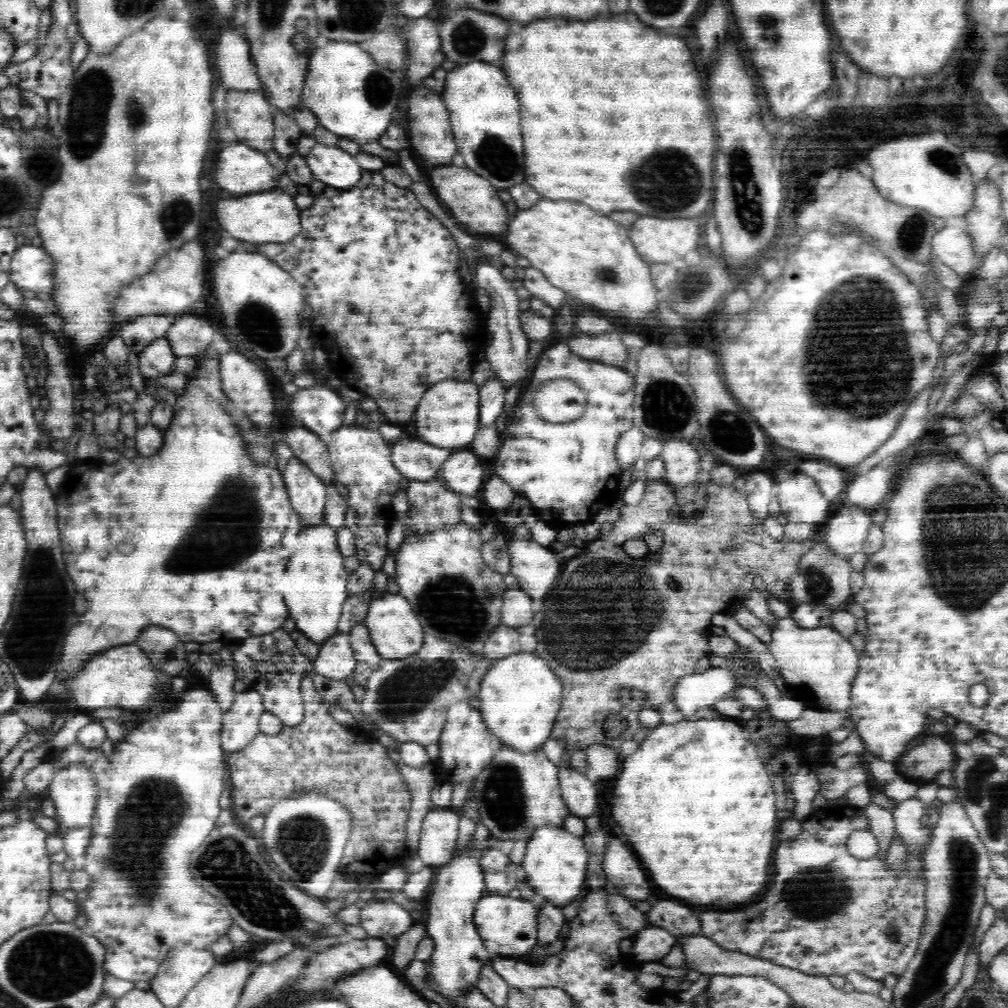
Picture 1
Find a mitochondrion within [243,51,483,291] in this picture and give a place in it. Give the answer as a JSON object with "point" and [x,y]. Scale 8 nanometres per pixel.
{"point":[377,87]}

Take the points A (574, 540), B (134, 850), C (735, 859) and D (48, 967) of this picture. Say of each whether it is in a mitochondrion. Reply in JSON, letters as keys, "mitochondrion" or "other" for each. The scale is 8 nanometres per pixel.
{"A":"other","B":"mitochondrion","C":"other","D":"mitochondrion"}

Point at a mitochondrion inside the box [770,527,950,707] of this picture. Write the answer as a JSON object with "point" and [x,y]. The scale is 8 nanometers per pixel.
{"point":[817,582]}

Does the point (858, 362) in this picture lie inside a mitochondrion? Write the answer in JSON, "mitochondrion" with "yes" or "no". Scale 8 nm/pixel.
{"mitochondrion":"yes"}

